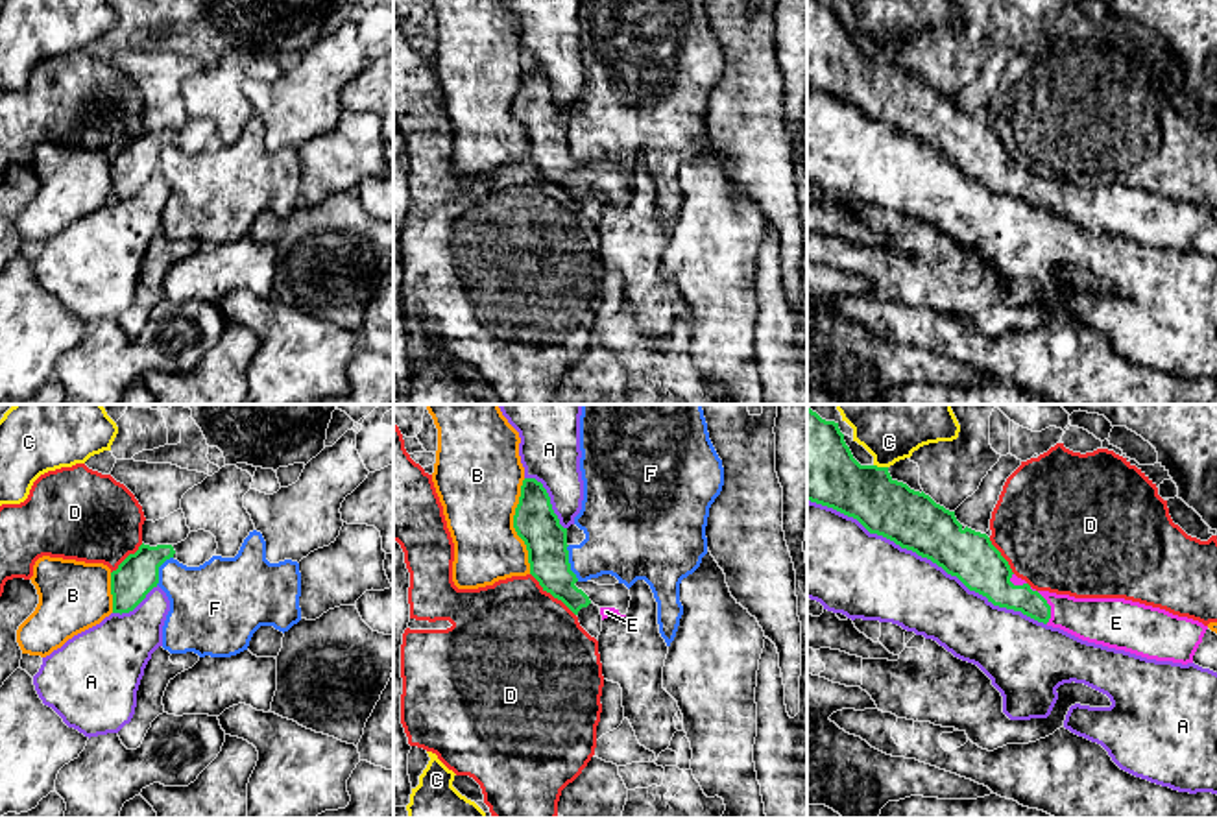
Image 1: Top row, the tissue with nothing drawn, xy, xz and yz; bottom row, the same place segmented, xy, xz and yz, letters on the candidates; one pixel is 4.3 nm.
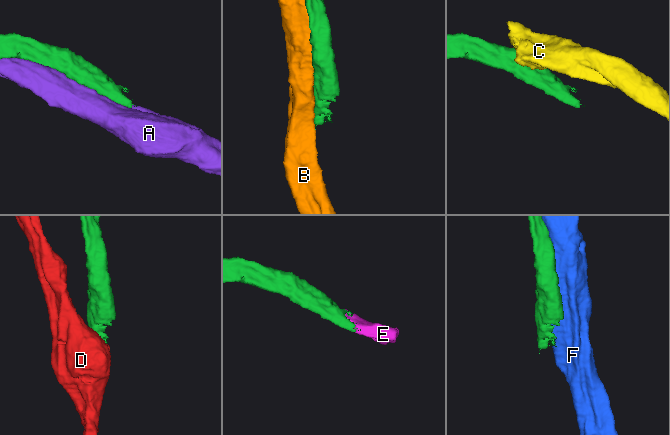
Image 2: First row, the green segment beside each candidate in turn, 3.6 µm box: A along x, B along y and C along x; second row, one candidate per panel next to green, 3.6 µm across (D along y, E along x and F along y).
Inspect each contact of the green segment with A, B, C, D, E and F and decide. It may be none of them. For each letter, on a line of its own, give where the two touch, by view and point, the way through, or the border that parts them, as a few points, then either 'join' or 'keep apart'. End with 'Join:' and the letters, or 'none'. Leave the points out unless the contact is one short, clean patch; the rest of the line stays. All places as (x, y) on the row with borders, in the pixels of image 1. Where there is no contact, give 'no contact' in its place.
A: yz (927, 558) | keep apart
B: xz (514, 527) | keep apart
C: yz (881, 468) | along yz (874, 464), (887, 468) | keep apart
D: xz (553, 595) | along xz (530, 573), (575, 615) | keep apart
E: yz (1048, 604) | across yz (994, 584), (1035, 604), (1048, 604), (1101, 621) | join
F: xz (569, 564) | keep apart
Join: E

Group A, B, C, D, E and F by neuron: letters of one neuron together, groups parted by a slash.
A / B / C / D / E / F

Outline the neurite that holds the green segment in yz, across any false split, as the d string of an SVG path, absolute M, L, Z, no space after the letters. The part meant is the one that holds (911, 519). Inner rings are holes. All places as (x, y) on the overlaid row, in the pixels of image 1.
M807 408L807 500L853 517L870 534L931 559L994 606L1021 611L1088 643L1156 661L1195 663L1217 672L1217 633L1202 622L1125 598L1075 598L1032 589L1012 572L986 534L964 528L955 511L936 504L923 491L894 480L888 467L861 465L846 445L838 423L822 419L811 408Z

